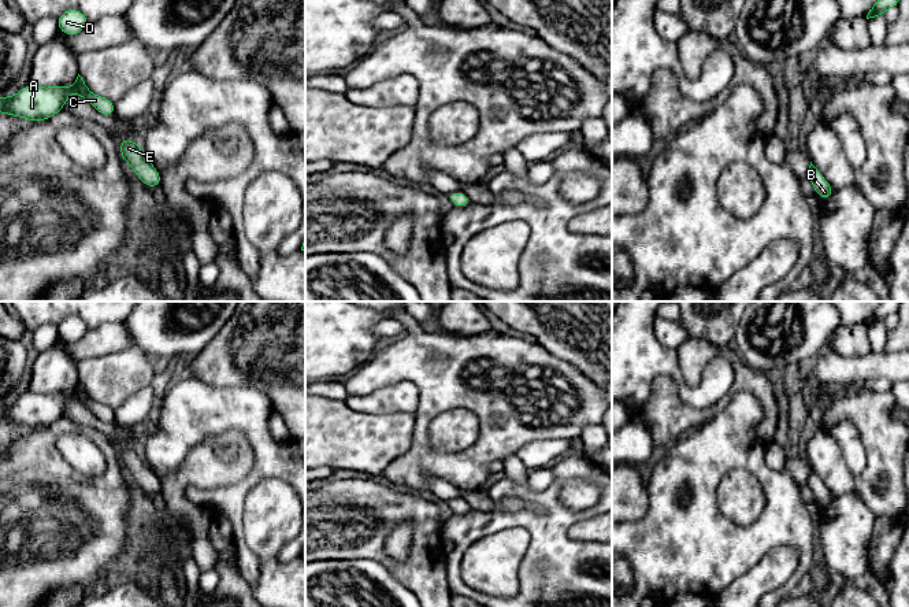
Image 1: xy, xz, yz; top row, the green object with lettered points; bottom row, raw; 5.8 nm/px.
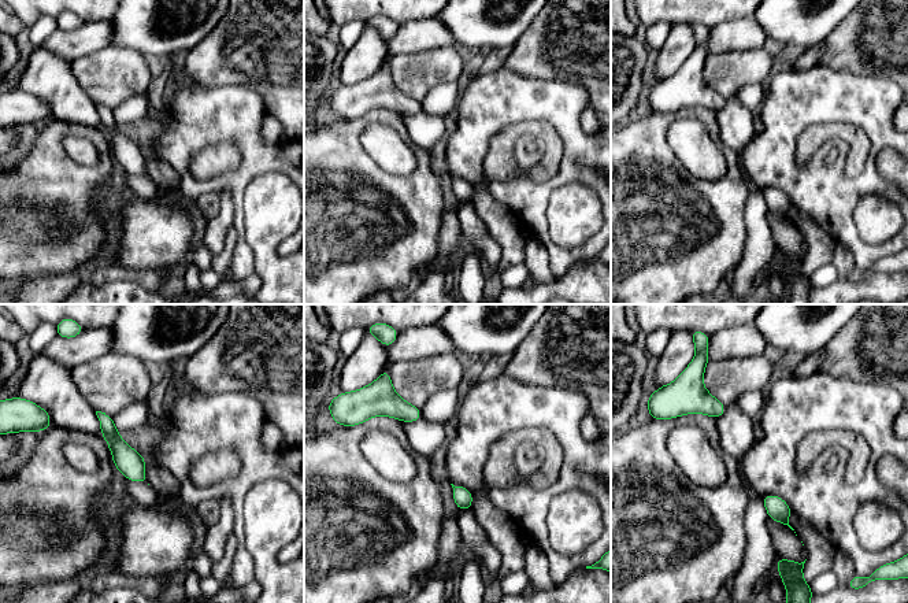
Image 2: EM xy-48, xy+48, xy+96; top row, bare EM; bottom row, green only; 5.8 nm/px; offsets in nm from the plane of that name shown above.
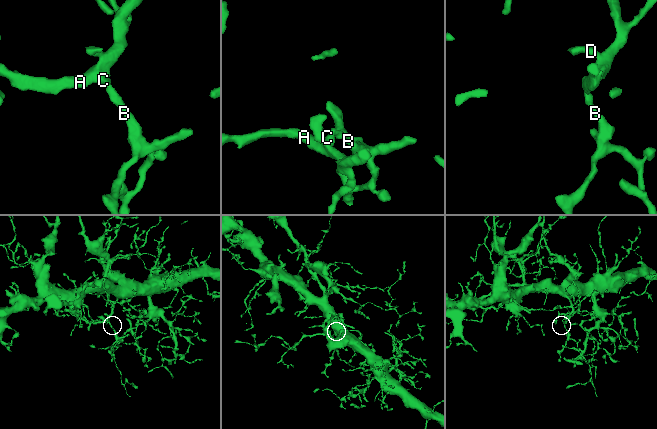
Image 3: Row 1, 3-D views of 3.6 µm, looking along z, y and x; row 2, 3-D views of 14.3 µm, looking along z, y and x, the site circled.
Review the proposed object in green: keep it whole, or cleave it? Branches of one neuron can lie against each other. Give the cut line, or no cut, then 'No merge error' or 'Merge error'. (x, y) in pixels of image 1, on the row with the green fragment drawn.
No split. No merge error

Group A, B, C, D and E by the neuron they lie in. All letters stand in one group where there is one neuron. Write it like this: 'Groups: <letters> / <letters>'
Groups: A B C D E

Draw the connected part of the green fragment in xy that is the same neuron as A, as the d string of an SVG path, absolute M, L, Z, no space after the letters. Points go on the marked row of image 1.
M79 74L74 86L41 88L26 85L14 97L1 96L0 112L26 118L31 122L49 119L63 110L71 92L82 96L100 114L105 116L115 114L115 103L103 96L93 95Z

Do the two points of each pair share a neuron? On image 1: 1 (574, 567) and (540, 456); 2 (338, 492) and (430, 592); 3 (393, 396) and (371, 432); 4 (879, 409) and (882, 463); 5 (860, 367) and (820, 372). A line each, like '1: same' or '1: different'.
1: different
2: same
3: different
4: same
5: same

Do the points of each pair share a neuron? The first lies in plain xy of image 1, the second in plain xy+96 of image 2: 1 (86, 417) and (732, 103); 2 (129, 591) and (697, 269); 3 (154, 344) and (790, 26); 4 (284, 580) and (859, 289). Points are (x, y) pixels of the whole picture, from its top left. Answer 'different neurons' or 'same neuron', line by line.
1: same neuron
2: different neurons
3: same neuron
4: same neuron

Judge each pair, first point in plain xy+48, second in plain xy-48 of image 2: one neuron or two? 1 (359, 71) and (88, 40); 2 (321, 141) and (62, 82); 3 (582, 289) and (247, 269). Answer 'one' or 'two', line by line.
1: two
2: two
3: two

